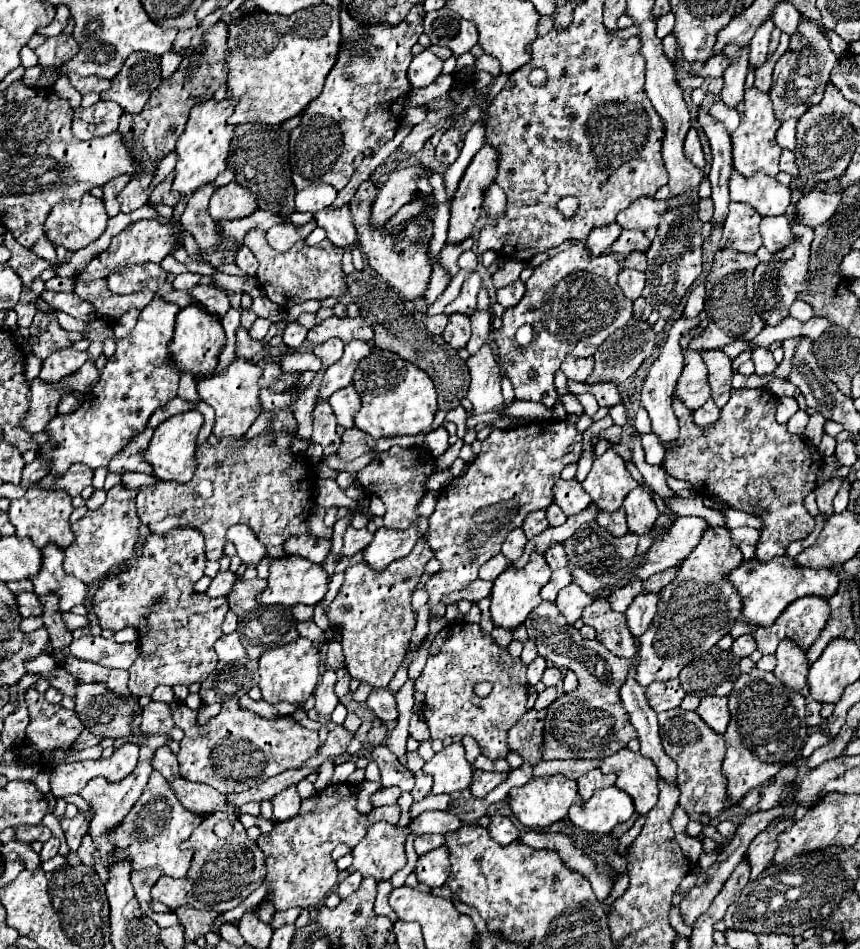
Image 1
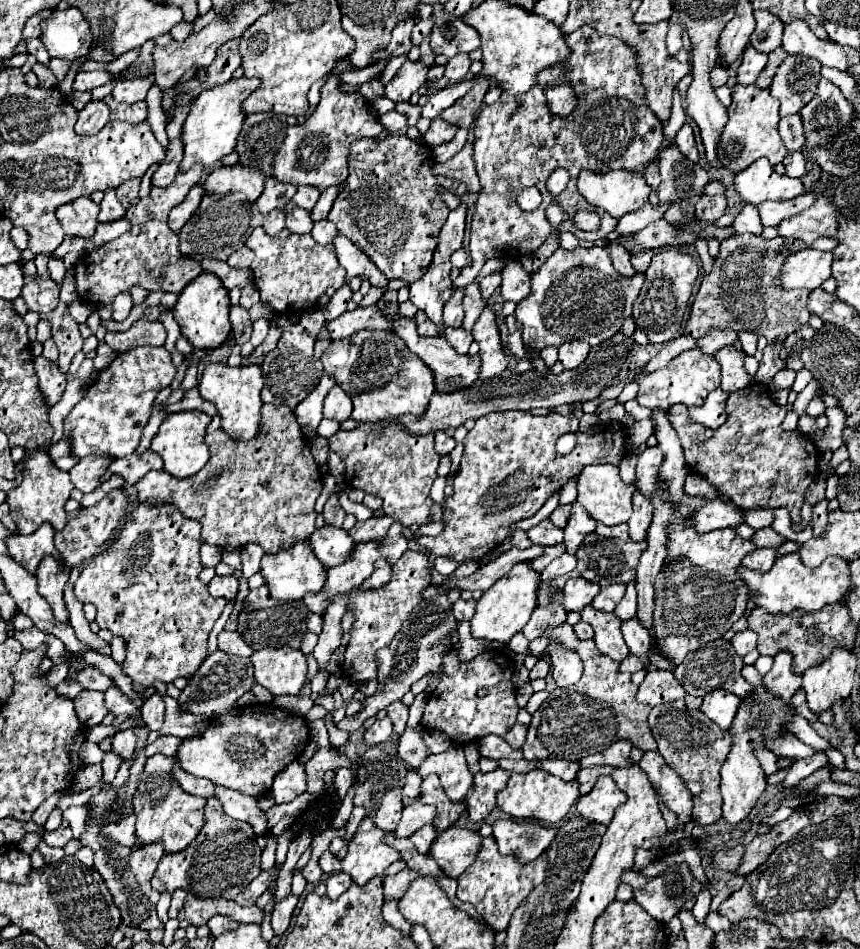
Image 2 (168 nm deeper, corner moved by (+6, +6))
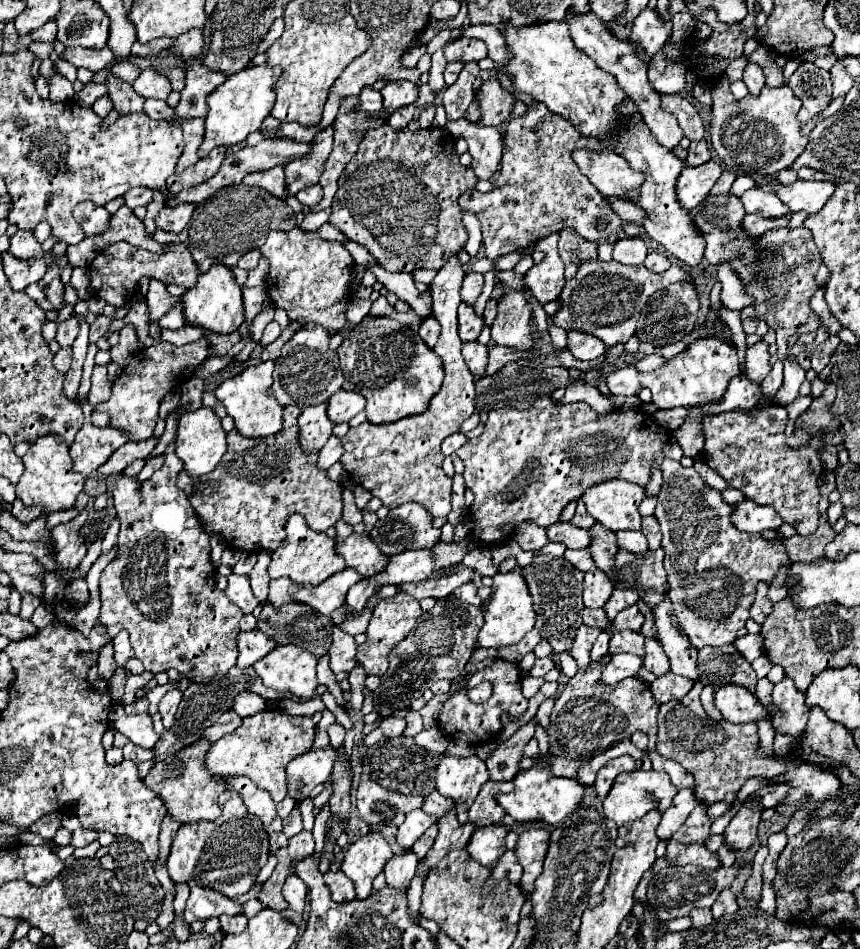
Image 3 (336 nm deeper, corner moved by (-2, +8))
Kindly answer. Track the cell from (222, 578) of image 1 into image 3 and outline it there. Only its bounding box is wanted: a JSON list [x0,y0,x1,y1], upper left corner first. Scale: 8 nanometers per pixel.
[227,576,259,614]

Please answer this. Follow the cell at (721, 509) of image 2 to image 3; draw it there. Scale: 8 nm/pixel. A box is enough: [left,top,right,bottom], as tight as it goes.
[735,500,783,532]

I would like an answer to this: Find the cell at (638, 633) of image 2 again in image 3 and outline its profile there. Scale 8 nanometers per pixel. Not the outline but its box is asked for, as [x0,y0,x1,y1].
[643,640,671,676]

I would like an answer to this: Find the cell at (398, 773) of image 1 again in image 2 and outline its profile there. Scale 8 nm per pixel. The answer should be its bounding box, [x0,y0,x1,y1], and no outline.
[403,770,421,804]

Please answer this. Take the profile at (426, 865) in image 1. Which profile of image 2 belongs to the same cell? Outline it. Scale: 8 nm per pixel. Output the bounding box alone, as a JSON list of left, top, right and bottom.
[429,826,479,878]

